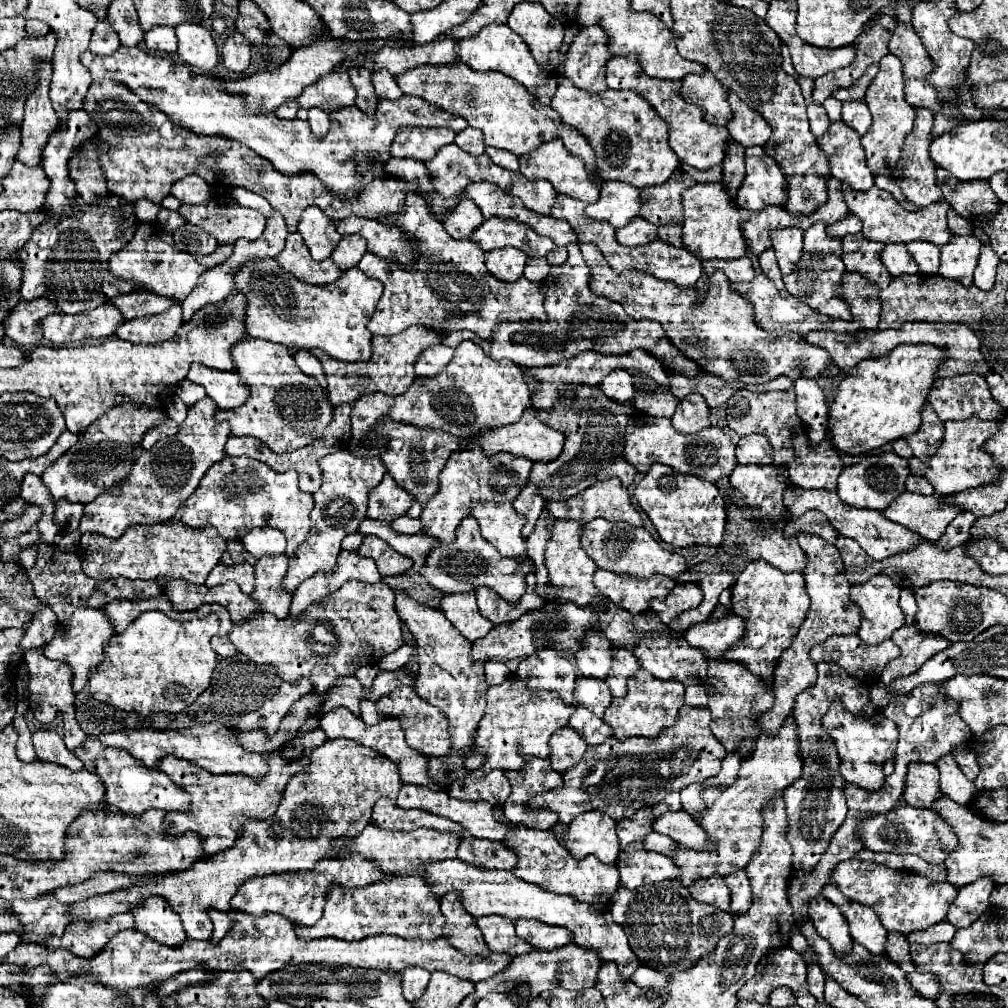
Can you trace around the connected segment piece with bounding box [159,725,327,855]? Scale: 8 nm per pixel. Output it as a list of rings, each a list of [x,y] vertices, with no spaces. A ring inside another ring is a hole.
[[[317,725],[315,729],[309,729],[301,737],[295,737],[293,743],[287,743],[283,749],[271,751],[267,755],[269,771],[261,779],[251,779],[247,775],[235,775],[235,773],[207,773],[207,769],[199,769],[199,765],[191,765],[191,761],[179,761],[177,757],[165,757],[159,765],[161,771],[165,771],[171,781],[181,785],[191,797],[191,811],[187,813],[167,813],[165,817],[165,829],[179,835],[185,831],[195,831],[203,839],[203,849],[209,855],[217,855],[221,849],[229,849],[233,841],[243,833],[243,823],[249,819],[271,819],[273,813],[279,807],[279,801],[283,797],[283,791],[289,783],[289,779],[295,773],[307,771],[309,755],[327,741],[327,735]]]

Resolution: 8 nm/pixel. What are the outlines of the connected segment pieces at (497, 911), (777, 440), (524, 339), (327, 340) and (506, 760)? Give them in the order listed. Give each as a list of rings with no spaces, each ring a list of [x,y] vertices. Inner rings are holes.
[[[447,859],[447,861],[433,863],[433,865],[425,867],[421,877],[425,881],[429,881],[429,885],[431,885],[431,889],[435,889],[435,893],[439,893],[439,899],[443,899],[449,891],[457,889],[459,899],[463,901],[463,909],[467,909],[467,913],[473,915],[475,919],[485,917],[485,915],[503,915],[509,919],[525,917],[525,919],[537,919],[547,925],[557,925],[557,927],[569,929],[575,945],[579,945],[583,949],[595,949],[603,963],[613,961],[617,965],[623,981],[627,981],[631,977],[631,973],[633,973],[631,967],[635,965],[635,969],[637,969],[637,965],[639,965],[639,959],[635,957],[635,953],[631,951],[631,947],[627,943],[627,935],[625,935],[623,927],[613,921],[611,913],[607,911],[609,909],[607,905],[601,905],[601,903],[589,905],[589,903],[581,903],[569,895],[555,895],[555,893],[541,889],[539,885],[531,885],[527,881],[517,879],[511,871],[489,871],[489,869],[459,861],[459,859]]]
[[[793,389],[789,391],[767,391],[767,393],[751,393],[751,391],[741,391],[741,395],[733,395],[727,401],[727,425],[737,433],[737,435],[751,435],[751,433],[761,433],[765,435],[773,449],[775,455],[779,457],[779,463],[789,463],[789,477],[797,487],[805,489],[835,489],[837,487],[837,477],[841,473],[841,455],[833,449],[831,441],[825,439],[819,447],[809,445],[807,429],[801,423],[801,419],[795,413],[795,399],[793,399]]]
[[[567,245],[569,259],[557,267],[557,273],[551,271],[547,277],[547,297],[545,307],[549,313],[547,321],[517,321],[495,327],[495,337],[491,339],[493,361],[511,359],[519,367],[547,367],[563,359],[571,359],[583,351],[597,351],[607,355],[623,355],[633,349],[643,349],[655,359],[663,361],[663,367],[673,373],[683,373],[685,377],[695,377],[699,367],[695,361],[683,357],[679,349],[667,341],[663,327],[657,321],[633,321],[627,317],[623,307],[607,297],[599,297],[589,289],[589,269],[581,265],[579,245]]]
[[[253,259],[235,271],[235,289],[247,299],[247,335],[281,345],[319,347],[339,361],[369,361],[371,335],[366,326],[383,293],[383,285],[363,275],[359,267],[349,269],[329,285],[309,285],[279,269],[275,259]]]
[[[509,675],[501,685],[495,685],[495,687],[487,689],[487,709],[485,709],[485,715],[483,715],[483,719],[479,723],[477,737],[475,737],[475,749],[487,755],[487,763],[481,769],[477,769],[477,771],[467,771],[467,769],[463,769],[463,759],[459,755],[451,753],[451,755],[447,755],[443,759],[429,759],[429,775],[441,787],[447,787],[449,781],[463,779],[463,777],[475,777],[477,779],[477,777],[487,775],[493,769],[501,769],[501,771],[519,769],[525,763],[523,755],[549,757],[549,739],[551,739],[551,735],[557,729],[569,727],[569,717],[571,717],[573,711],[575,711],[575,707],[573,705],[565,705],[565,701],[555,691],[533,691],[533,689],[527,689],[515,675]]]

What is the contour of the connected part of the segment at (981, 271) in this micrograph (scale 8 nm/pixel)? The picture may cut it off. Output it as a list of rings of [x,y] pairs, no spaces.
[[[973,229],[973,235],[983,241],[983,251],[981,251],[981,259],[979,259],[975,269],[973,285],[983,289],[983,291],[989,291],[995,283],[995,271],[997,271],[997,265],[999,265],[999,257],[993,253],[987,235],[981,229]]]

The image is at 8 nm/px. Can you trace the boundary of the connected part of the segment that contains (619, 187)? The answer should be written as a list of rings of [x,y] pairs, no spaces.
[[[605,181],[597,203],[585,207],[585,215],[595,221],[607,221],[615,229],[627,225],[641,211],[641,195],[633,185],[621,181]]]

